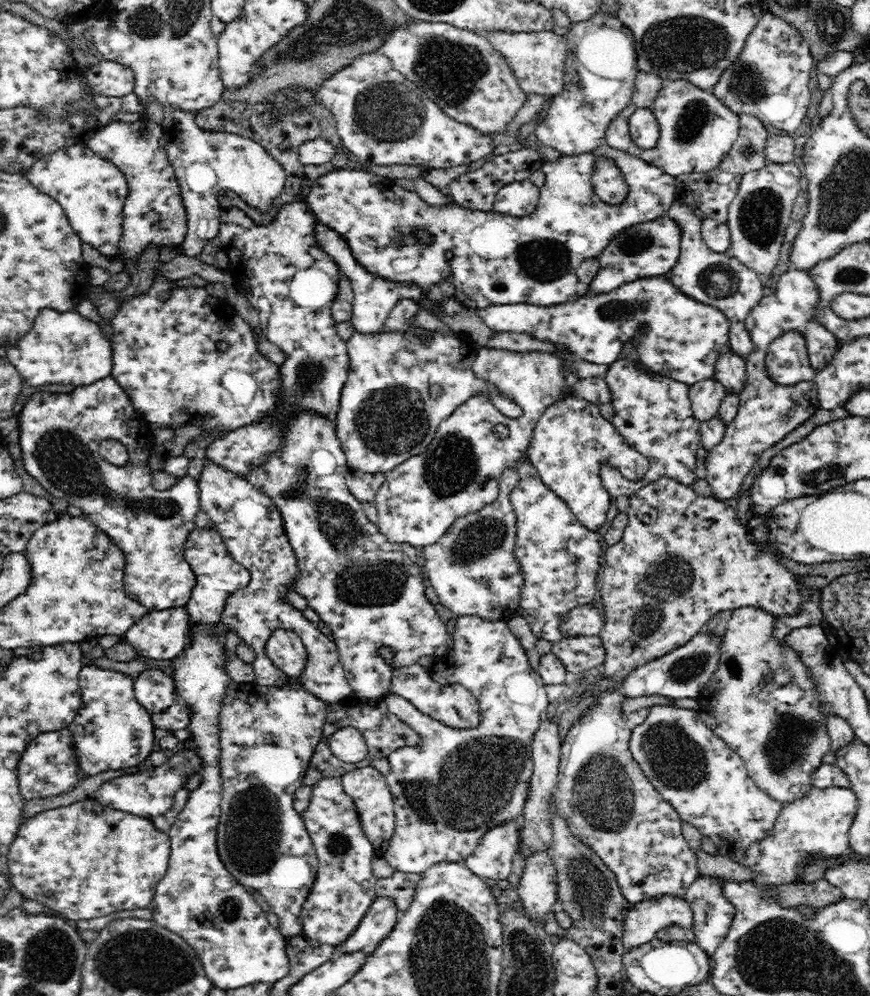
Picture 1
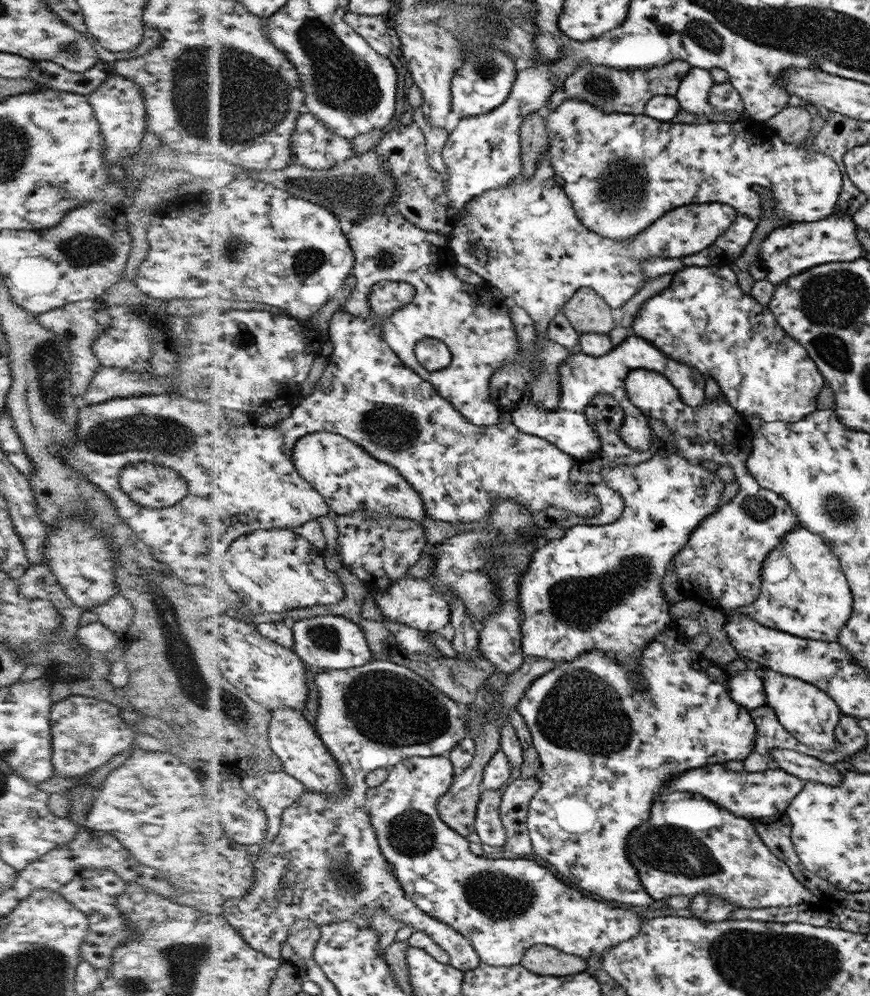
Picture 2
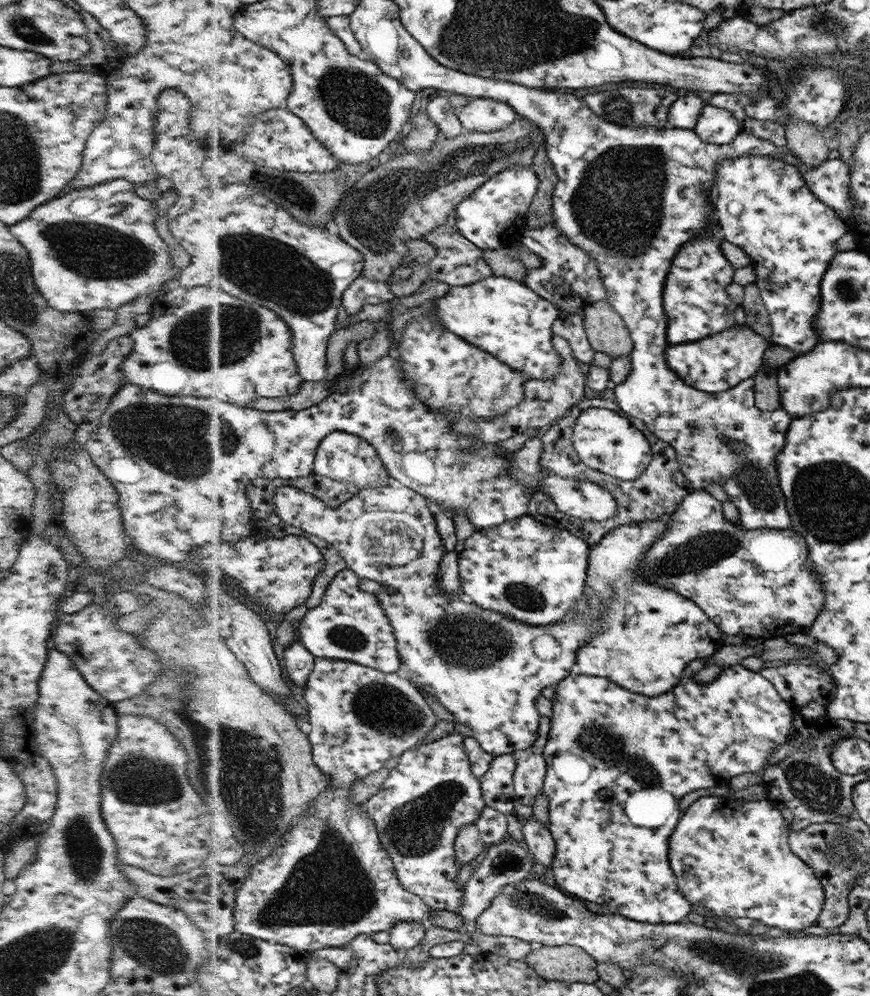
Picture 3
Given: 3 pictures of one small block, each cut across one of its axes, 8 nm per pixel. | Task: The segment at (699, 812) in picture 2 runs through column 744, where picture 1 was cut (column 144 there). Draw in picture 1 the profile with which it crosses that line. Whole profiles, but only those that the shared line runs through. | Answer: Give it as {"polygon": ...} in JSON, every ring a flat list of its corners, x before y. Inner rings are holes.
{"polygon":[[81,799,26,818,10,844,7,864,11,884,24,899,38,902,48,913,79,921,108,916,118,910,149,908,157,884,169,866,170,851,169,835,158,830,152,819]]}

